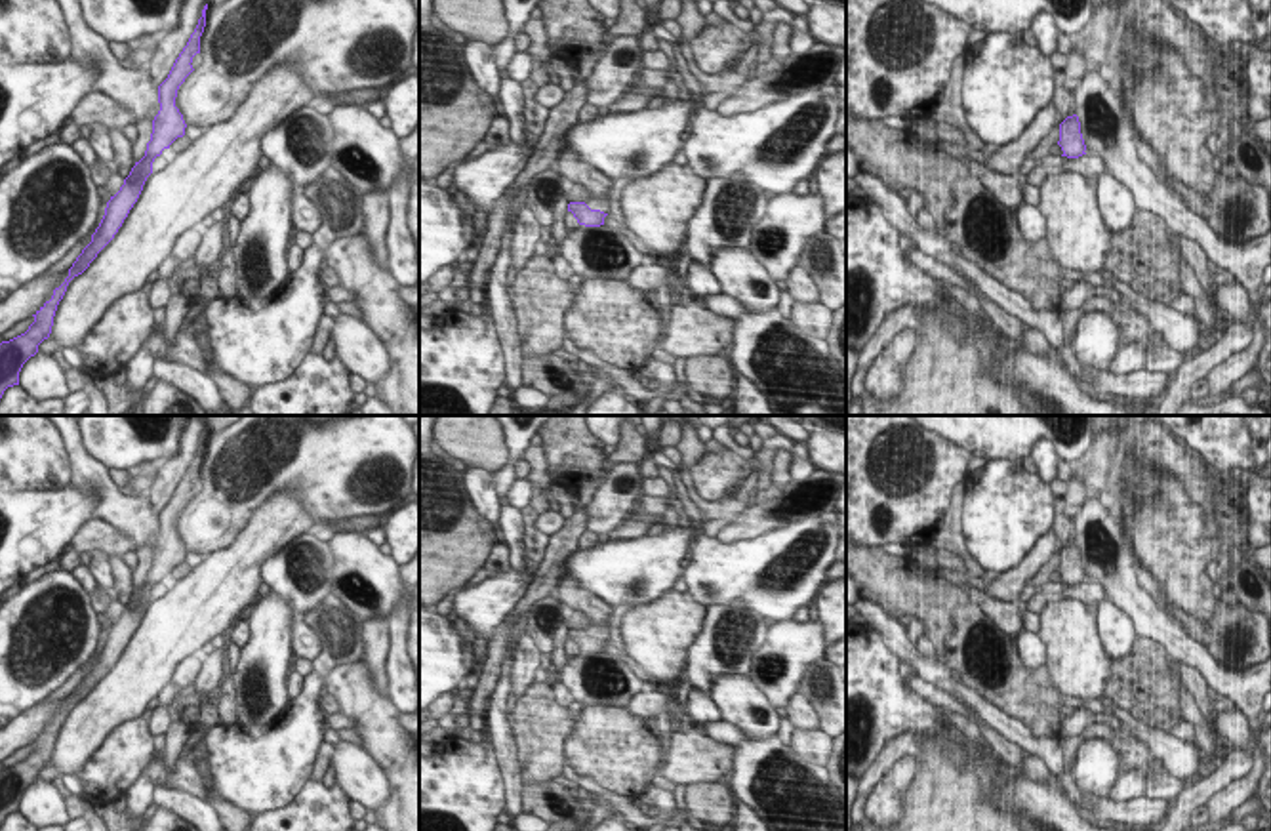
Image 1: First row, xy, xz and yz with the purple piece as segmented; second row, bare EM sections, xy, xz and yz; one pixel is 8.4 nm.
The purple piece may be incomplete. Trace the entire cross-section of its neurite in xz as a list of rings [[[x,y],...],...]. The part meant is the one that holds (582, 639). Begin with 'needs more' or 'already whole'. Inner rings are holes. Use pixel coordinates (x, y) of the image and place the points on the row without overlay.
needs more; [[[610,623],[589,625],[587,629],[570,629],[568,638],[574,640],[579,652],[600,654],[610,640]]]

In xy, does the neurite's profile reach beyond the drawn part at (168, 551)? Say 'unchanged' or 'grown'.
unchanged

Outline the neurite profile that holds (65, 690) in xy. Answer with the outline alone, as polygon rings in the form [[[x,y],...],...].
[[[95,656],[84,663],[74,675],[71,675],[67,679],[67,682],[63,686],[59,686],[57,690],[53,690],[48,699],[50,701],[63,701],[69,699],[69,696],[72,694],[72,690],[76,688],[76,684],[82,680],[82,677],[91,669],[91,661],[95,659]]]

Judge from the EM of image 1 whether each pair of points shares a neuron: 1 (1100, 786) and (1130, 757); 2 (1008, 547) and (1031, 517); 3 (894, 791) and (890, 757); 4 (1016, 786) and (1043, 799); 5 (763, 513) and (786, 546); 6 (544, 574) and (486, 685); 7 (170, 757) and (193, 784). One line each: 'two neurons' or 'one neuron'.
1: two neurons
2: one neuron
3: two neurons
4: one neuron
5: two neurons
6: one neuron
7: two neurons

